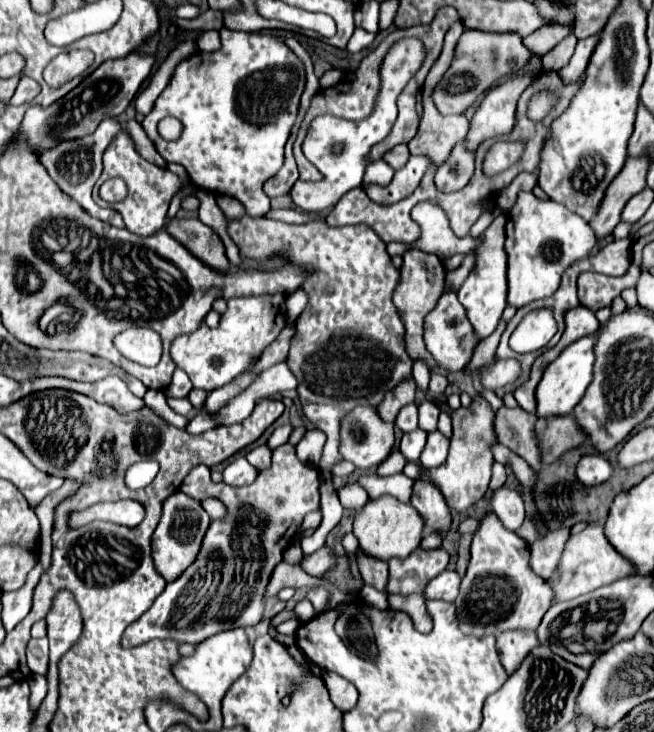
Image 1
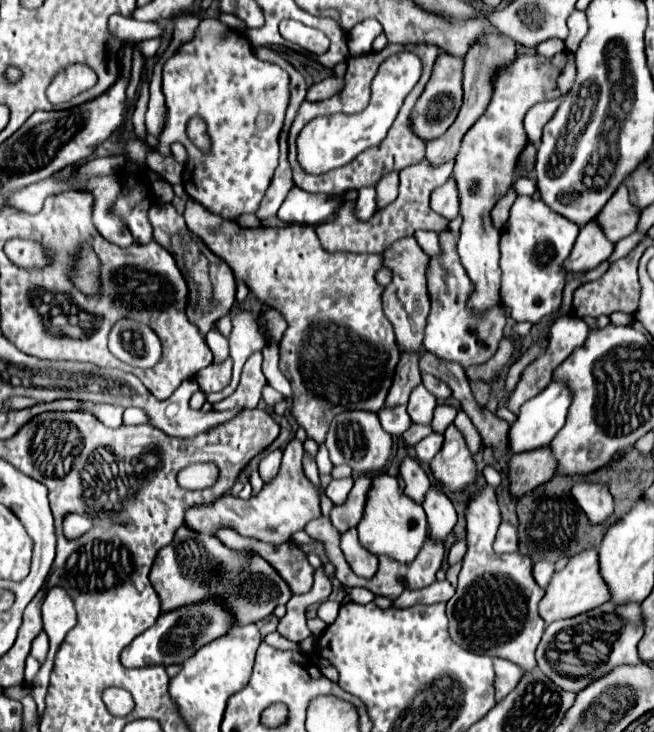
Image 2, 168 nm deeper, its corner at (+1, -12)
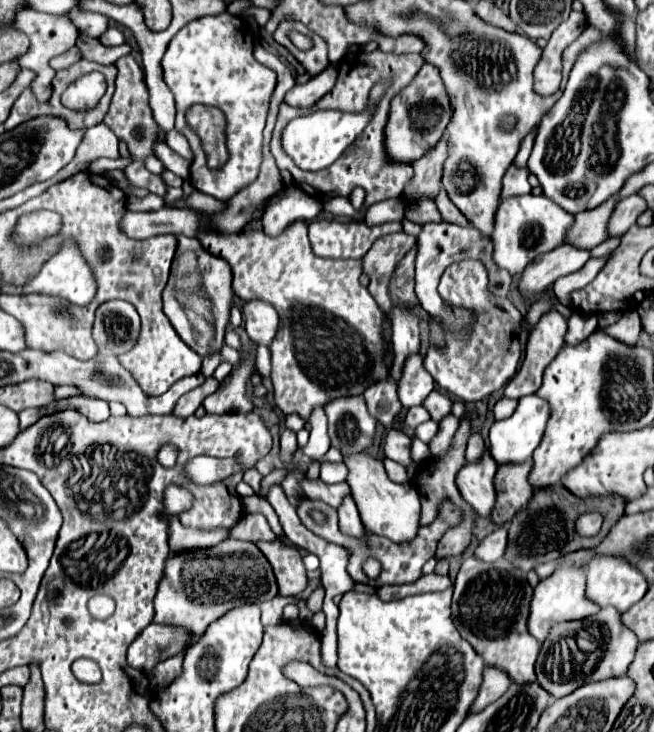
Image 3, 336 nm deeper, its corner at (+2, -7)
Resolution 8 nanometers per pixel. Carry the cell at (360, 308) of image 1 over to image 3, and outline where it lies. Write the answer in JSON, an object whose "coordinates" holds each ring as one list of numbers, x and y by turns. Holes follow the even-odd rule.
{"coordinates":[[202,217,202,227,198,231,198,241,206,251,216,257,222,257,232,267,232,289,244,299,268,301,276,307,280,315,280,329,270,345,272,351,272,385,274,401,284,415,298,413,308,421,310,413,316,407,324,407,336,397,362,395,368,385,374,385,382,379,388,379,386,357,390,345,384,339,384,313,370,295,366,287,360,285,362,261,360,259,322,259,314,255,308,239,308,223,296,221,288,225,280,235,270,237,262,229,242,231,242,233,220,233,214,231,210,217]]}

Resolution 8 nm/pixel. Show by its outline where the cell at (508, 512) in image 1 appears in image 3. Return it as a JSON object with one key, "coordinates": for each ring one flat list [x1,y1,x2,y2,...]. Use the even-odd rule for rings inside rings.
{"coordinates":[[498,527,496,531,492,531,490,535,486,535,480,545,476,547,476,557,482,561,496,561,504,555,506,551,506,539,508,539,508,531,506,527]]}

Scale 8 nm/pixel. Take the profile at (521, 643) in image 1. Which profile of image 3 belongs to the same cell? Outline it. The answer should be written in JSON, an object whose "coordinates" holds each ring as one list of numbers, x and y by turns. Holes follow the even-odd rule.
{"coordinates":[[486,667,484,669,484,681,480,687,480,693,472,705,472,711,480,711,486,705,494,703,498,697,504,695,504,691,510,687,510,675,502,671,502,667]]}

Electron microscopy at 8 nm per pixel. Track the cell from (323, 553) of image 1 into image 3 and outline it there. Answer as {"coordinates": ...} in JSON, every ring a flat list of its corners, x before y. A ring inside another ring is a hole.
{"coordinates":[[282,539,256,541,256,545,274,569,280,595,300,595,308,587,302,553,294,545,286,545]]}

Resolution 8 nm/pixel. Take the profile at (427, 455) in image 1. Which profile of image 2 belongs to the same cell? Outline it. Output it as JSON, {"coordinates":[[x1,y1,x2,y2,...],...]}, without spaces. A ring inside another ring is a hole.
{"coordinates":[[431,432,431,434,425,436,419,444,415,444,417,458,419,458,423,464,429,464,431,458,439,452,441,444,443,444,443,434,439,434,439,432]]}

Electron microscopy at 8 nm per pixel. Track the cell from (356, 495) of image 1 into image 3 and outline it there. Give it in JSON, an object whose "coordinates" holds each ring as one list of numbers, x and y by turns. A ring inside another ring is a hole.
{"coordinates":[[322,463,320,465,320,479,324,483,342,483,346,481,348,467,344,463]]}

